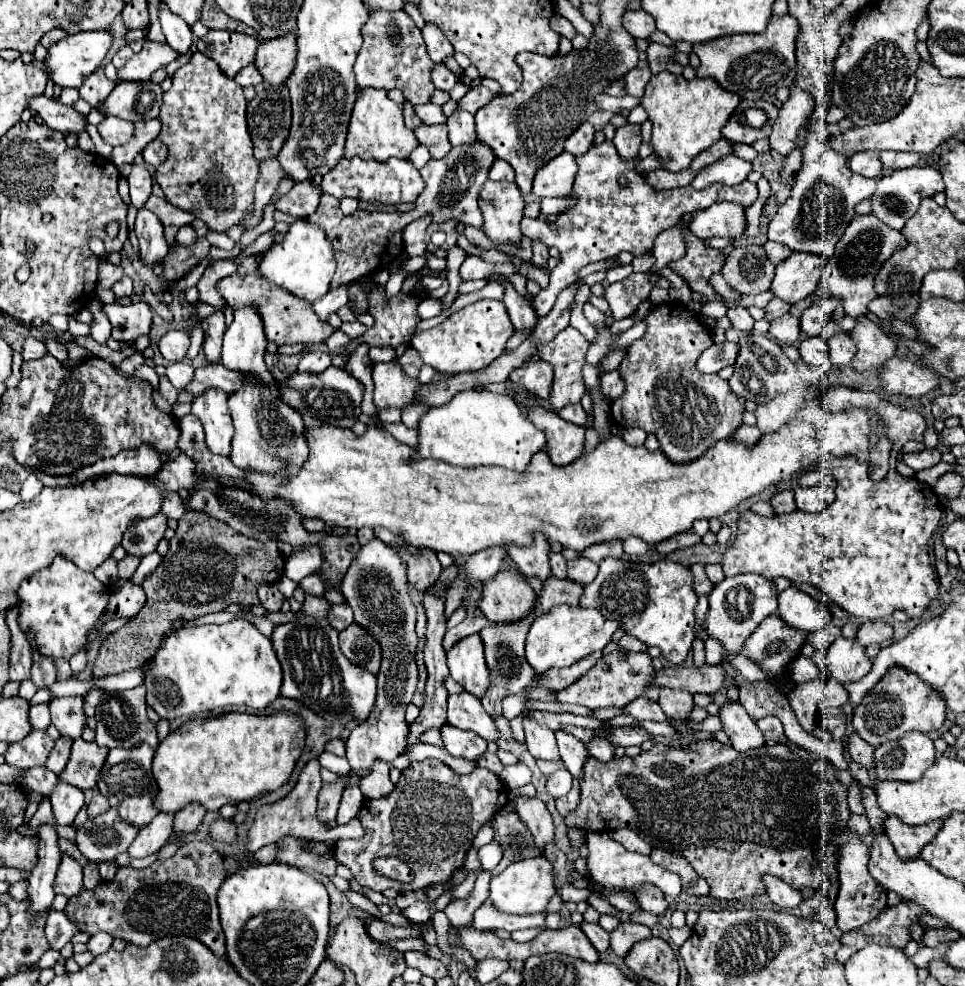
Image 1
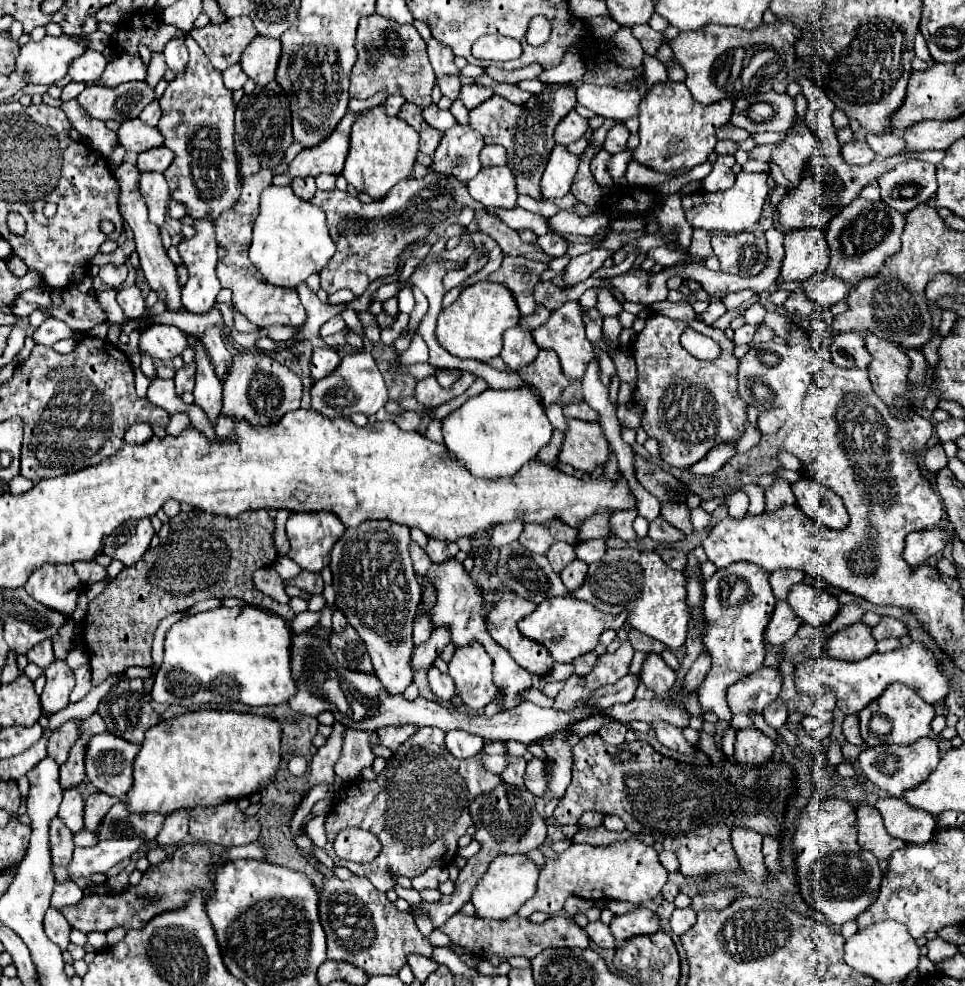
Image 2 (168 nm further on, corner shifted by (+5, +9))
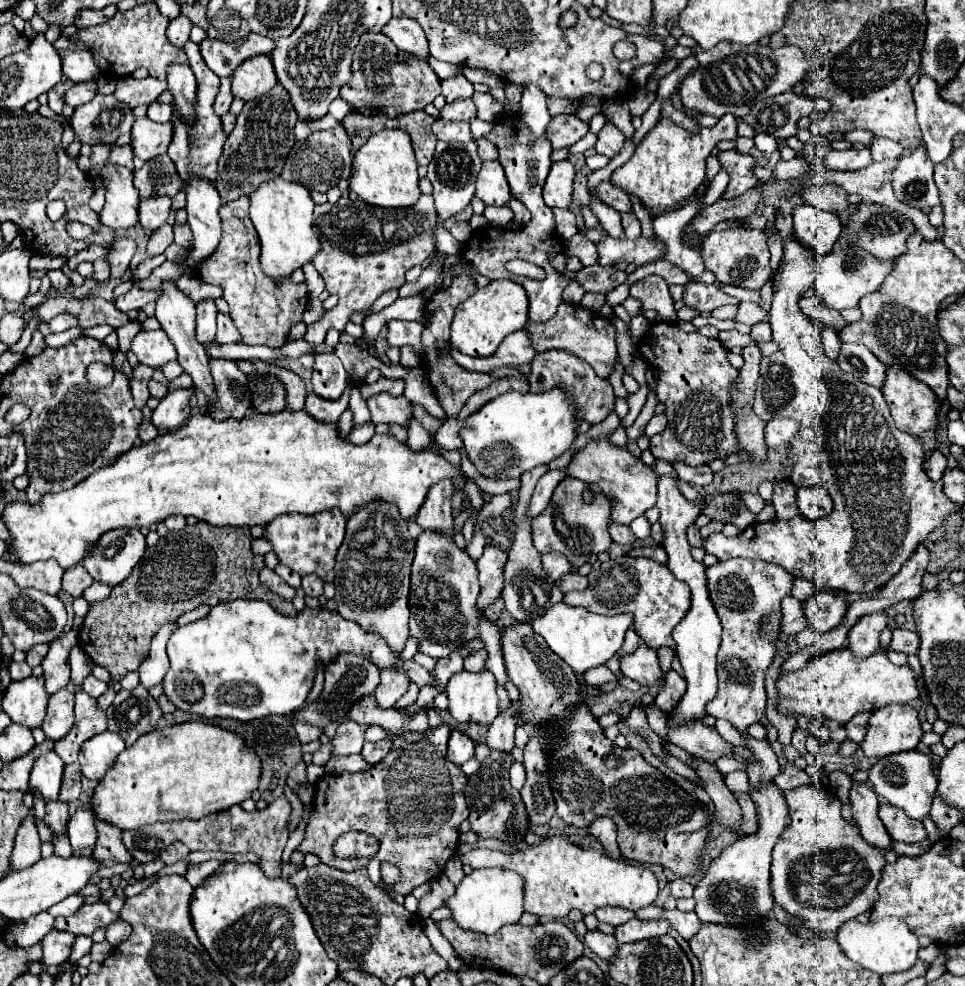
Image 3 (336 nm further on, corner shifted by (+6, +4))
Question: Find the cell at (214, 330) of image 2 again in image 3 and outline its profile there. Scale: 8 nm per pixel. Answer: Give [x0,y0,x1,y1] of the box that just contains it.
[208,359,252,421]

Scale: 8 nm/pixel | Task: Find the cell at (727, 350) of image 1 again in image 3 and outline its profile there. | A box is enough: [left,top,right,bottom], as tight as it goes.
[752,323,772,343]

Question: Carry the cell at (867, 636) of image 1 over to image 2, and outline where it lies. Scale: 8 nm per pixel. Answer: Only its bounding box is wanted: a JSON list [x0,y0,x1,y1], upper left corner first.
[871,616,907,640]

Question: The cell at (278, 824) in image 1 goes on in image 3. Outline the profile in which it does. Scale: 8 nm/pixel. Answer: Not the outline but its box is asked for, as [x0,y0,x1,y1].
[332,719,368,757]

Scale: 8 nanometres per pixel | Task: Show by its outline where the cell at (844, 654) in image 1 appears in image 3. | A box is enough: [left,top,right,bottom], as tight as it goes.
[848,609,888,657]

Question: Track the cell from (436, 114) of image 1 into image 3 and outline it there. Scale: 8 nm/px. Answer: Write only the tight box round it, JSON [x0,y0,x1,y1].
[432,119,472,141]

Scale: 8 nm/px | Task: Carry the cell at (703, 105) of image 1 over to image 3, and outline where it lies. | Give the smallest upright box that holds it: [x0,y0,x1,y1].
[610,115,738,217]

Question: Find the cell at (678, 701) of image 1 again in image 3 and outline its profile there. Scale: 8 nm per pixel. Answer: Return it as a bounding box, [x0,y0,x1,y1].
[620,643,662,687]

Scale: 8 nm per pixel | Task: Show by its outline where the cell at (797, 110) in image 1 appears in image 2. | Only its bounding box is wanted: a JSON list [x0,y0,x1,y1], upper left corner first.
[771,116,815,186]

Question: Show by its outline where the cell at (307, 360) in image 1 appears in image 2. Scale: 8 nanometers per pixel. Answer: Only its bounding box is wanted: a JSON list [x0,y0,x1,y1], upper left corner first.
[309,346,341,378]

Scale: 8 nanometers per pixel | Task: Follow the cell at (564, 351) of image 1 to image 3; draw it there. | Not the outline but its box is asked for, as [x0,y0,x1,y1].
[526,303,618,379]

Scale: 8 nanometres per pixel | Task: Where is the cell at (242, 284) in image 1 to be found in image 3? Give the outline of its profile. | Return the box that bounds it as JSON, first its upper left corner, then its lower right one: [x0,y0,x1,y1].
[196,197,308,349]

